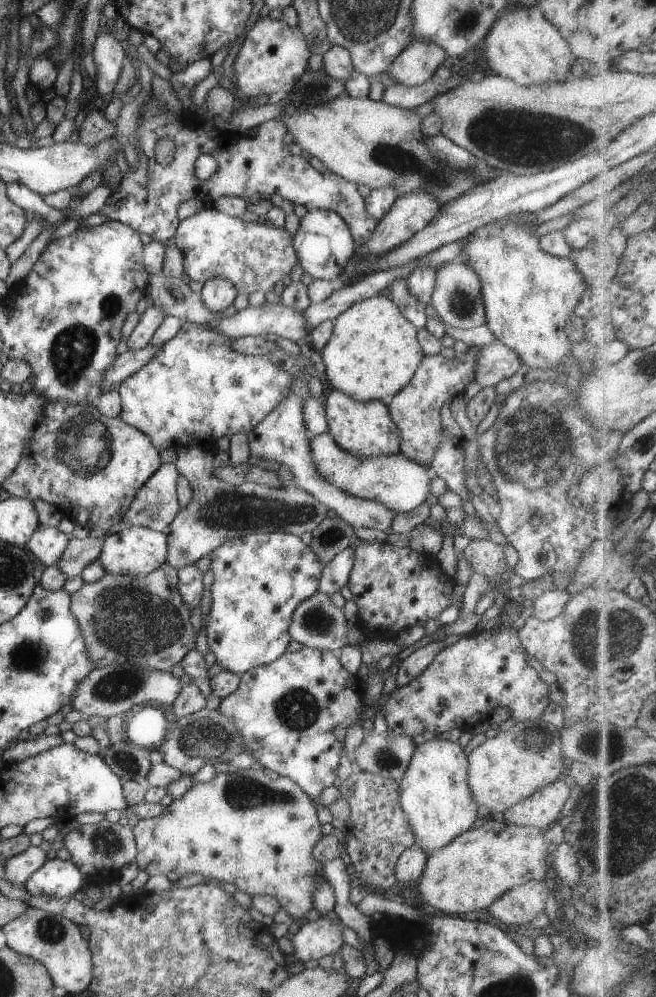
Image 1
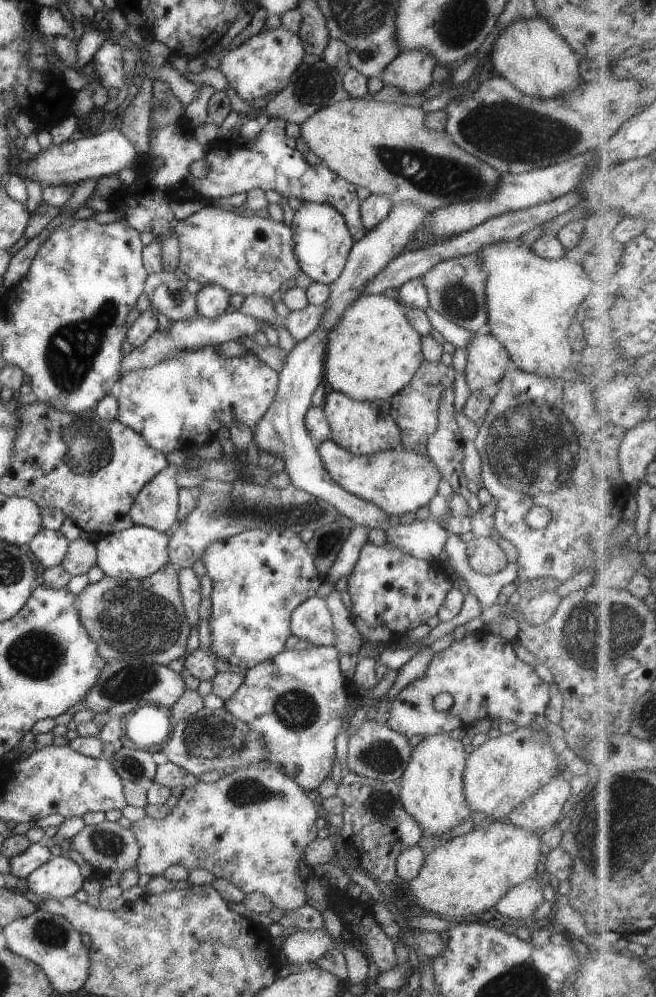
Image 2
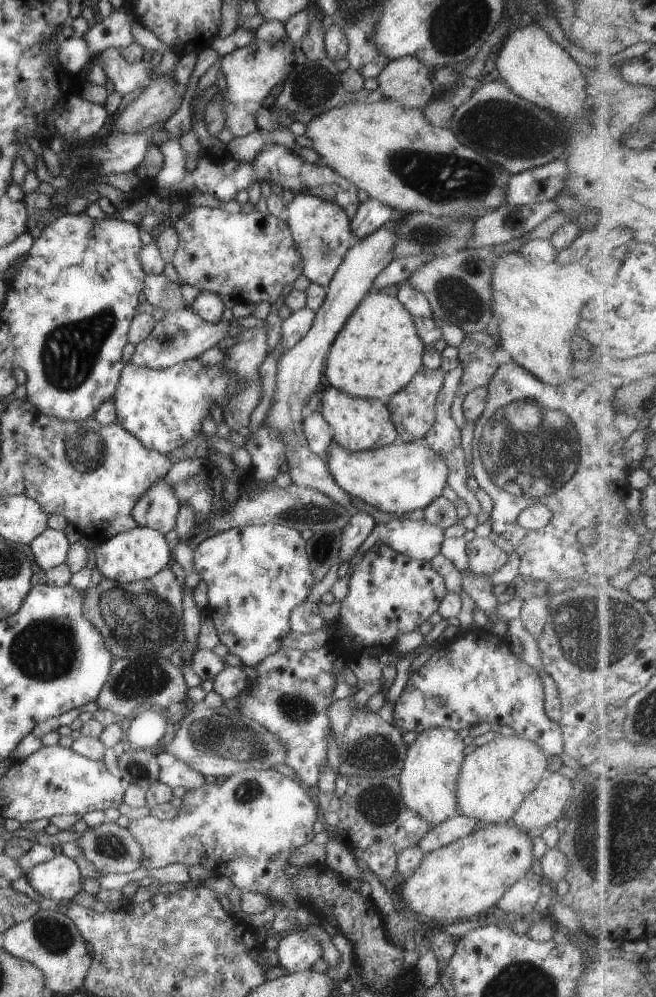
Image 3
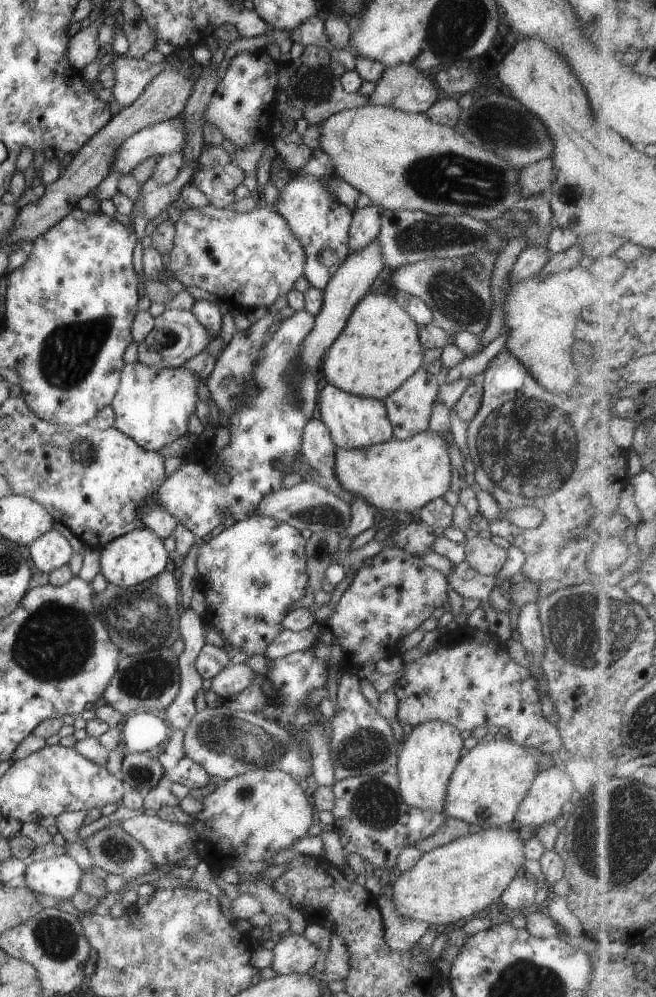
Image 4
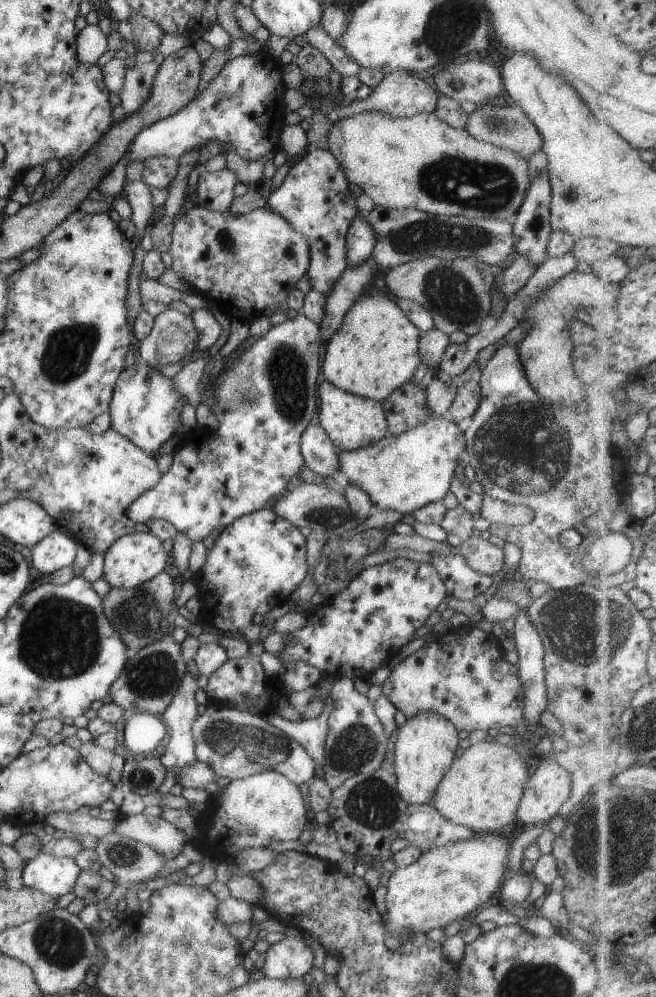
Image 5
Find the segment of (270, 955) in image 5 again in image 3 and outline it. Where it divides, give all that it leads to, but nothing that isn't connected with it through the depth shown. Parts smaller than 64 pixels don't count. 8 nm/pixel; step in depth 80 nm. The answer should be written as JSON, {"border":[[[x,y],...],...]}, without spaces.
{"border":[[[295,931],[280,938],[274,951],[277,966],[285,968],[287,973],[309,969],[322,954],[321,945],[308,931]]]}

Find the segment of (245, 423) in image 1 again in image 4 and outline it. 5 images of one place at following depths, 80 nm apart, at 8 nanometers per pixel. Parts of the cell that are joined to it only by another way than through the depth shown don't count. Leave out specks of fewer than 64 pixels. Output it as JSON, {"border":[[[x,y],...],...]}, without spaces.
{"border":[[[134,361],[125,363],[112,401],[113,427],[126,434],[145,450],[157,452],[165,444],[177,440],[187,431],[187,420],[200,395],[204,395],[205,380],[185,367],[156,369]]]}

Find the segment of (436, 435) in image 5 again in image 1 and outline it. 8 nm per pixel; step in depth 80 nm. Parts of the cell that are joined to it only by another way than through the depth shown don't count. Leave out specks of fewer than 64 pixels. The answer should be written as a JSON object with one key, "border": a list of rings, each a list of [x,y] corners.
{"border":[[[327,431],[309,436],[308,447],[316,471],[329,484],[348,495],[381,503],[396,514],[413,510],[424,502],[428,494],[429,482],[433,477],[430,469],[407,458],[401,451],[380,457],[357,458],[339,448]]]}

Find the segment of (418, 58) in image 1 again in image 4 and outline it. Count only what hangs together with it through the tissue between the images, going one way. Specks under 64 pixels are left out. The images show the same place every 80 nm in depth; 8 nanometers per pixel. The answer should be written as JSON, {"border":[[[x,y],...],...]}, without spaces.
{"border":[[[407,63],[384,67],[370,94],[370,105],[388,106],[406,113],[424,113],[437,100],[437,89],[421,71]]]}

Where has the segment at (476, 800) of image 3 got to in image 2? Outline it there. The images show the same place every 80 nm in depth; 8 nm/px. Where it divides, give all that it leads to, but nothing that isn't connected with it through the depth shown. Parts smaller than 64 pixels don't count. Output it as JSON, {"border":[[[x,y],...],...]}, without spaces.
{"border":[[[517,727],[511,732],[501,733],[496,738],[487,739],[476,746],[467,755],[462,776],[463,794],[472,812],[483,813],[491,820],[506,820],[508,812],[519,805],[522,800],[529,798],[537,789],[547,784],[557,771],[557,754],[555,754],[550,738],[543,729]]]}

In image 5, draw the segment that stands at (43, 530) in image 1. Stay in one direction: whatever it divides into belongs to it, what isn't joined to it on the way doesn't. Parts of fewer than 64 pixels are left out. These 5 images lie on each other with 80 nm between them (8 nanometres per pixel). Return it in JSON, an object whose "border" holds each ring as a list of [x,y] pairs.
{"border":[[[58,530],[51,531],[30,548],[30,556],[31,566],[41,574],[51,574],[73,563],[75,544],[71,537]]]}

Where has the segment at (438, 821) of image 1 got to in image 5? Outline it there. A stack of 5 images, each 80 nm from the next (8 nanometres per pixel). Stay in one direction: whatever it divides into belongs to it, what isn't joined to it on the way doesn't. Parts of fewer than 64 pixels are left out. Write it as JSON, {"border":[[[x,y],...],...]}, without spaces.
{"border":[[[426,712],[406,718],[403,726],[396,727],[397,740],[393,749],[396,791],[401,800],[413,805],[429,804],[434,788],[455,758],[458,730],[446,718]]]}

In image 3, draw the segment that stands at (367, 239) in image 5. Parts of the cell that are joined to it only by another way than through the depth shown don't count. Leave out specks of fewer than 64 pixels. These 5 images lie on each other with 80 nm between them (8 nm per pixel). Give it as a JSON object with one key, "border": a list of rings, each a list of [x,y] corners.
{"border":[[[375,199],[360,203],[350,220],[350,229],[354,240],[364,239],[375,232],[384,222],[395,216],[395,210]]]}

